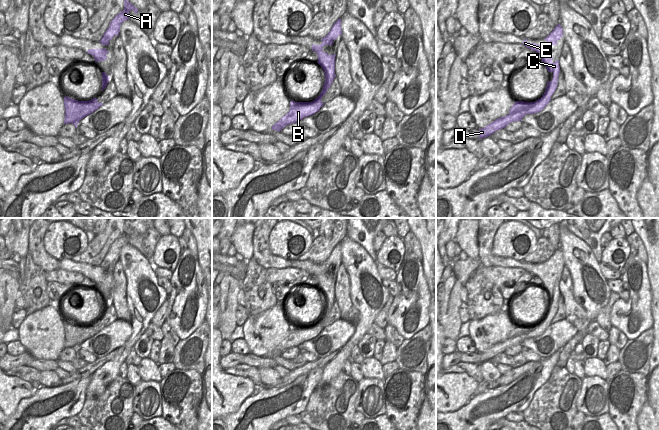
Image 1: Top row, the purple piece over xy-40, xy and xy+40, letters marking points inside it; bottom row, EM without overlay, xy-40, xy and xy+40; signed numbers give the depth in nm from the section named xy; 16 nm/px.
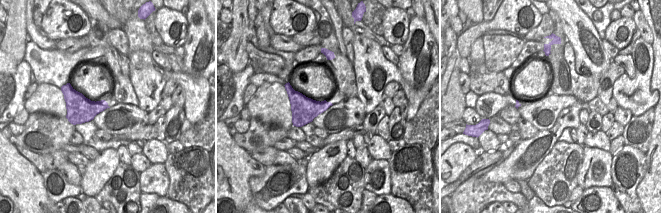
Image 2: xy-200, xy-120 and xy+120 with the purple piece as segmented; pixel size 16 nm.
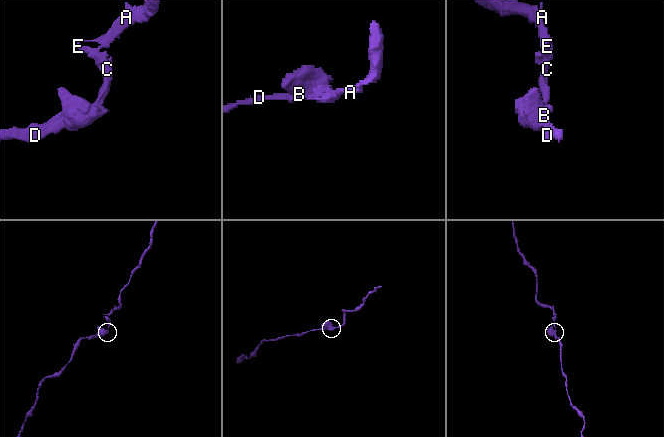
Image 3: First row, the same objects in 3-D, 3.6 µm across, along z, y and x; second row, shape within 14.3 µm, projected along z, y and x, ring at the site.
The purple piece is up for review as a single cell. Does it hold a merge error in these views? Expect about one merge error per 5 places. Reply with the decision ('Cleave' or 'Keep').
Keep.

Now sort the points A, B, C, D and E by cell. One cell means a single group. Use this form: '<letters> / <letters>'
A B C D E

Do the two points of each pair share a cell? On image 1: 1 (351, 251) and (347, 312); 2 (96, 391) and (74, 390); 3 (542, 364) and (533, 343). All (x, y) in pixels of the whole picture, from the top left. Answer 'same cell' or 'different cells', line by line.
1: different cells
2: different cells
3: different cells

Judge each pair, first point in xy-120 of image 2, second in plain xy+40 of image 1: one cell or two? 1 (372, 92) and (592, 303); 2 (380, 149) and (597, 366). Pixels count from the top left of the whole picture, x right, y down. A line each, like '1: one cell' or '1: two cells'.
1: one cell
2: one cell

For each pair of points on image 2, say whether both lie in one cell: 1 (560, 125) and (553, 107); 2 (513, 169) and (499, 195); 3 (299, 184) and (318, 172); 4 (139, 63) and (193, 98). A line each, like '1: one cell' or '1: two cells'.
1: two cells
2: two cells
3: two cells
4: one cell

